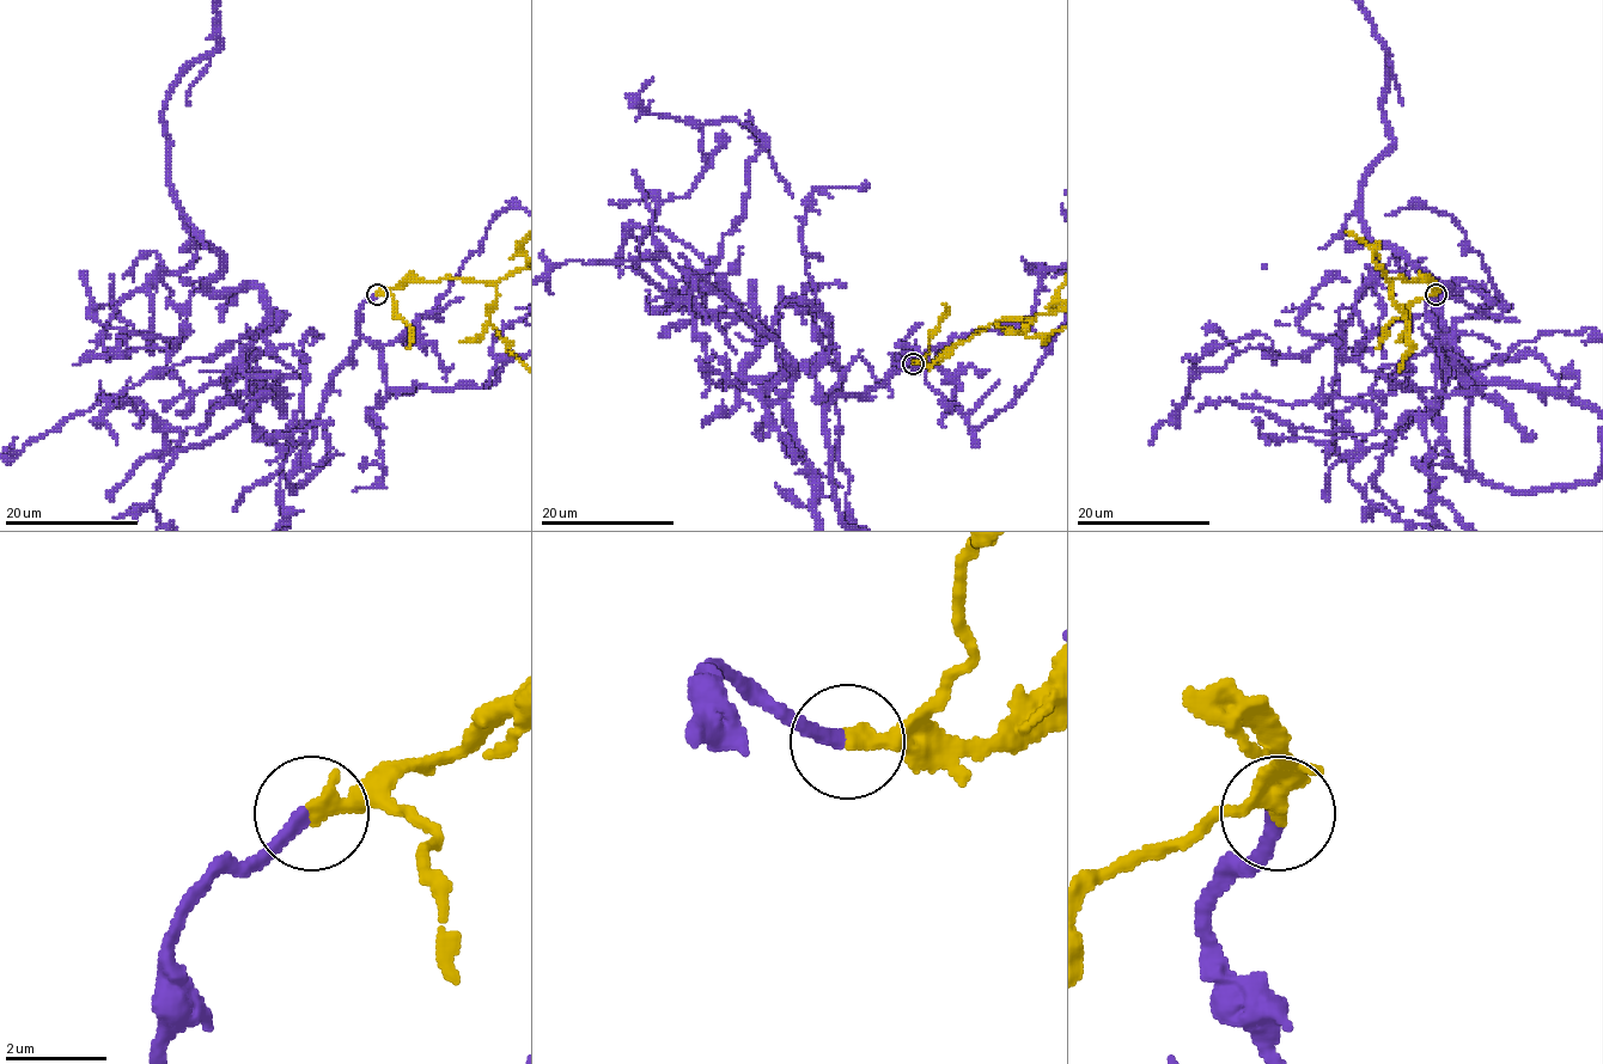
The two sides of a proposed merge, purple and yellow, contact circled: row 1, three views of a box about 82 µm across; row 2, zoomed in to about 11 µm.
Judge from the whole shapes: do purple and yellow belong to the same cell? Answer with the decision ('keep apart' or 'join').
join

